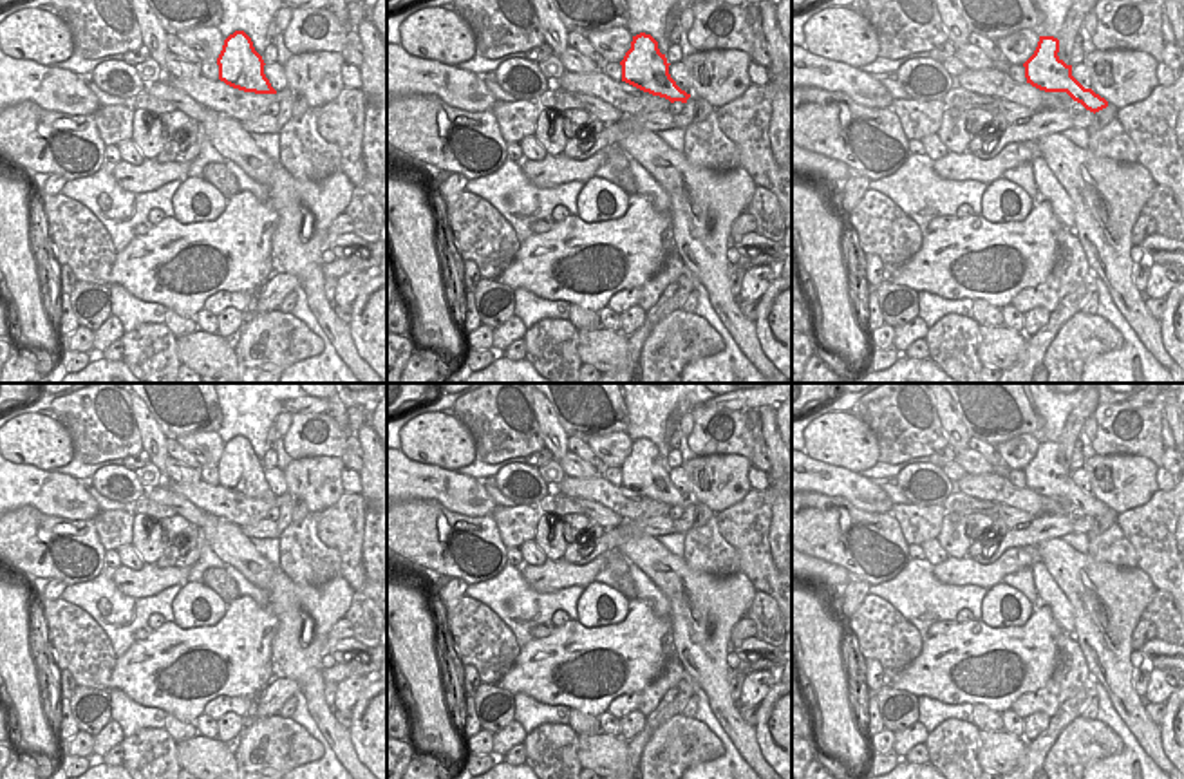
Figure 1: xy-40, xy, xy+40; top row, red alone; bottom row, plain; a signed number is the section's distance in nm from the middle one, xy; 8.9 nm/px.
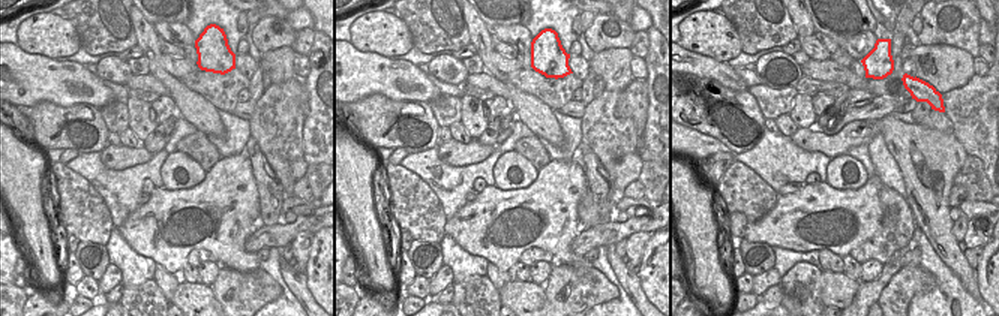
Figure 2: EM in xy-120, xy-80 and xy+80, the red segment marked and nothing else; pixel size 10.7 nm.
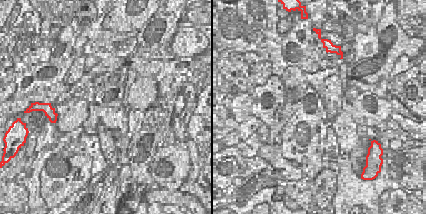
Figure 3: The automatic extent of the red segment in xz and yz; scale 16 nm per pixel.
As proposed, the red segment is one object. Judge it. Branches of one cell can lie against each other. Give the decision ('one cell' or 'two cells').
one cell

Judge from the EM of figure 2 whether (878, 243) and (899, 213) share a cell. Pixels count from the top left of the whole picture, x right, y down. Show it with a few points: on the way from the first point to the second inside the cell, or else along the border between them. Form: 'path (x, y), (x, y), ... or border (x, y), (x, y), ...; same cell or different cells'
path (885, 235), (897, 220); same cell

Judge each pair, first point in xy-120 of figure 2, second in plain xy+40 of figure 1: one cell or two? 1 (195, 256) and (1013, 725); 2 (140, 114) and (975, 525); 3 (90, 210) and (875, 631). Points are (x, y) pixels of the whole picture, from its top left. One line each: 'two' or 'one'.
1: two
2: two
3: one

